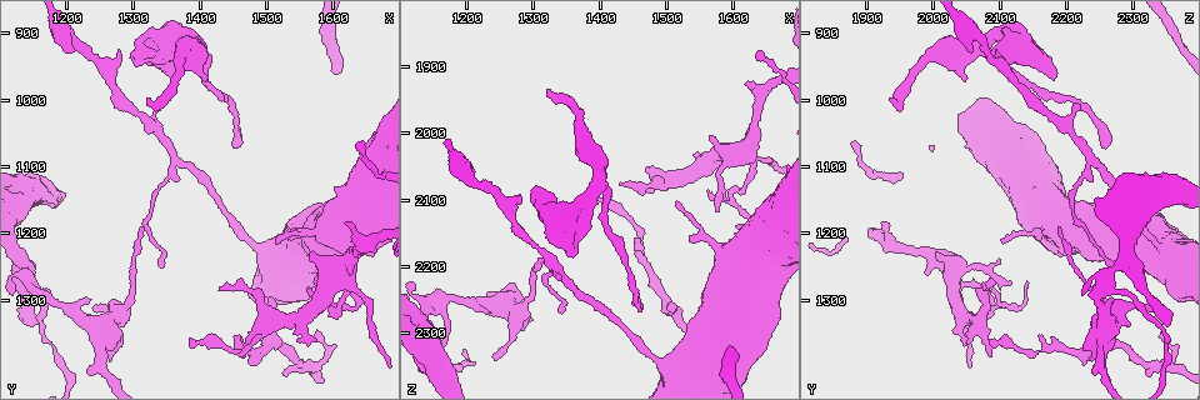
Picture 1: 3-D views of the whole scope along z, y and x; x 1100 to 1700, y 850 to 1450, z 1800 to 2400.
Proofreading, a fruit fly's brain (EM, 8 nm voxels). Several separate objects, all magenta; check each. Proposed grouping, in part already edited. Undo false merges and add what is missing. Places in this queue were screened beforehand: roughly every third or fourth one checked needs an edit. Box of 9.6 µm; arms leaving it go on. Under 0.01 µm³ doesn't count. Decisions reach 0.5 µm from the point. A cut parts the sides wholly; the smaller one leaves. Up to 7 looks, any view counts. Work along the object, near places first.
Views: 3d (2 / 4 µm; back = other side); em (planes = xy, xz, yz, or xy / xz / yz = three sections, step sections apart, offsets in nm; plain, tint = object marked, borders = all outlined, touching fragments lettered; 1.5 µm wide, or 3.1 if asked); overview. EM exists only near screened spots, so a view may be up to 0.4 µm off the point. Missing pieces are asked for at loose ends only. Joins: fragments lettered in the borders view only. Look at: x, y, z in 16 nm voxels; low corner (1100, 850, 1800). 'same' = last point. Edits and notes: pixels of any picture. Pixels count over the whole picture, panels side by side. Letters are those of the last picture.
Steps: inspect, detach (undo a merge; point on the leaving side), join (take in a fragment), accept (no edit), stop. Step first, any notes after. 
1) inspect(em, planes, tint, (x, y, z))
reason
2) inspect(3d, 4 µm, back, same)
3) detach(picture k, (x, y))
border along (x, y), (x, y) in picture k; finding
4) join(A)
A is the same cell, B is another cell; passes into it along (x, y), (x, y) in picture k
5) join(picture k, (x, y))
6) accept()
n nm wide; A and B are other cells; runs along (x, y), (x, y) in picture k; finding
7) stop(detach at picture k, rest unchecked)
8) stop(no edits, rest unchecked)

inspect(3d, 2 µm, (1615, 1180, 1925))
an open end

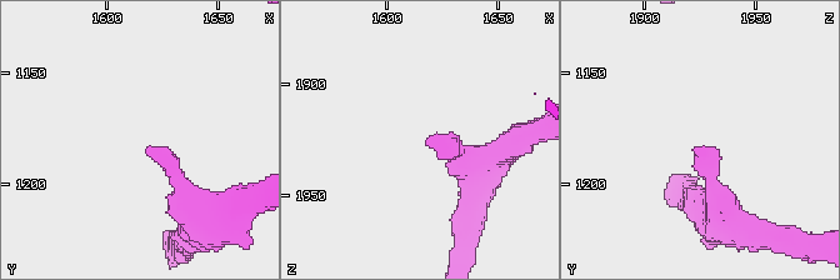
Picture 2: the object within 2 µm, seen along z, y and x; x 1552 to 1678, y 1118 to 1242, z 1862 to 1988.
inspect(em, xz, step 4, plain, (1617, 1184, 1925))

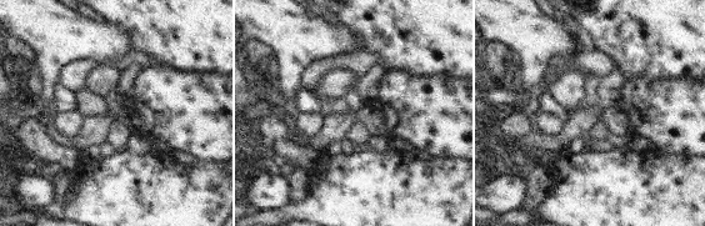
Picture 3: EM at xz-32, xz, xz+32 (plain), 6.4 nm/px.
inspect(em, xz, step 4, borders, same)
see the neighbours

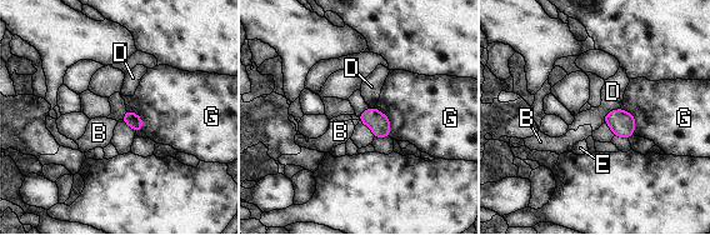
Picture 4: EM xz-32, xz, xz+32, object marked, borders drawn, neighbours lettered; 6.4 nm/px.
accept()
B, D, E and G are other cells; border along (620, 106), (610, 110), (603, 121) in picture 4; no lettered fragment goes on from it

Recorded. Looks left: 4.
inspect(3d, 2 µm, (1515, 1215, 2105))
free end

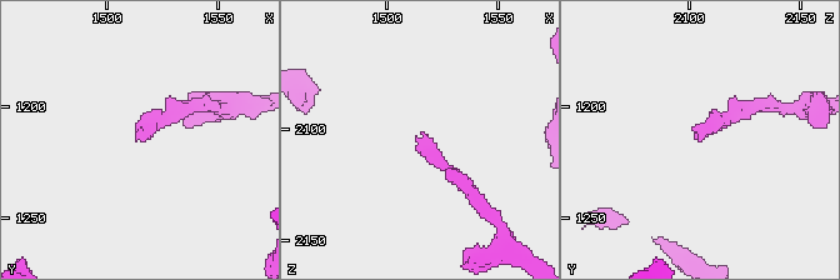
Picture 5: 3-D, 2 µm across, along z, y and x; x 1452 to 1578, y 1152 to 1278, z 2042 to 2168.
inspect(em, yz, step 8, tint, (1513, 1211, 2104))
shape alone is not enough

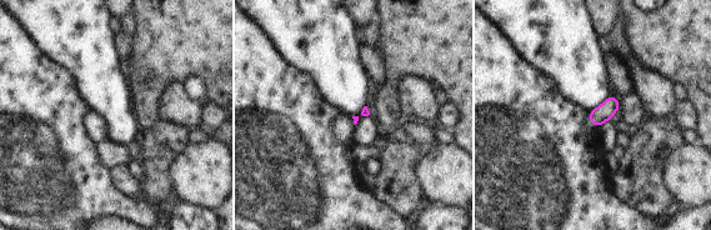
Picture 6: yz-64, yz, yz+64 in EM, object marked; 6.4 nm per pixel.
inspect(em, planes, borders, same)

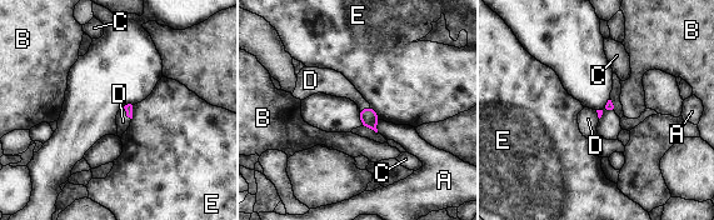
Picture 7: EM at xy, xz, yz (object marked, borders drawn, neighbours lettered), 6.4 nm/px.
join(D)
D is the same cell, A, B, C and E are other cells; the neuron continues

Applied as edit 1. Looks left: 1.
stop(join at picture 7, rest unchecked)

